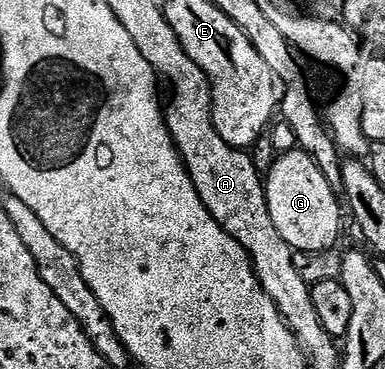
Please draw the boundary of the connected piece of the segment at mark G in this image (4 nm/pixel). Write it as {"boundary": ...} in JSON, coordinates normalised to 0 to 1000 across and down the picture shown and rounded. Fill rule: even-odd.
{"boundary":[[[769,407],[717,420],[712,431],[714,447],[688,466],[694,545],[699,580],[709,580],[709,612],[719,612],[730,645],[740,645],[740,656],[751,656],[766,683],[862,680],[878,664],[870,659],[891,618],[891,585],[896,596],[875,520],[857,509],[823,439],[803,415]]]}

